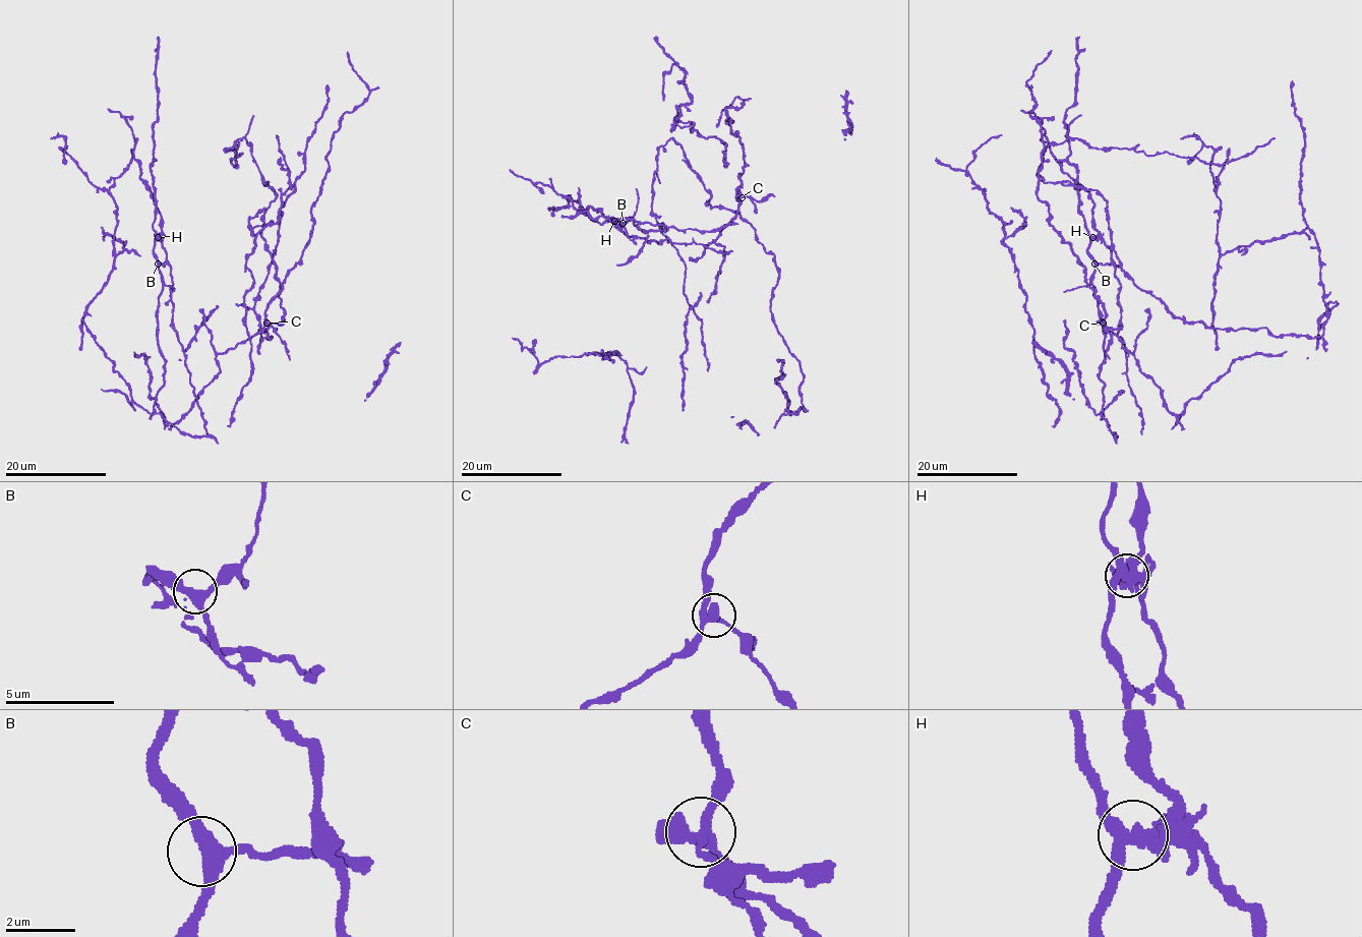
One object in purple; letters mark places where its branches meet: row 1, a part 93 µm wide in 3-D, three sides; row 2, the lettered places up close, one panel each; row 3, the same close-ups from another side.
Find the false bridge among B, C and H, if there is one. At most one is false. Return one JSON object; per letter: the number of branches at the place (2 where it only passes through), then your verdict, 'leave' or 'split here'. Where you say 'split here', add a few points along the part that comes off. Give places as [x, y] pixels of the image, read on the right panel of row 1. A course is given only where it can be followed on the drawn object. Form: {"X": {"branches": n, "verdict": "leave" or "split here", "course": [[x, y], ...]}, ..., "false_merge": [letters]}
{"B": {"branches": 3, "verdict": "leave"}, "C": {"branches": 4, "verdict": "leave"}, "H": {"branches": 5, "verdict": "split here", "course": [[1093, 237], [1110, 249], [1114, 277], [1120, 285], [1117, 336], [1124, 346], [1126, 372], [1140, 409], [1142, 434]]}, "false_merge": ["H"]}

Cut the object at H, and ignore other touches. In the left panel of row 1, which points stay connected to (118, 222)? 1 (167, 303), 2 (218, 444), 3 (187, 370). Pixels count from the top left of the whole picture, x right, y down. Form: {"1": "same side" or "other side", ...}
{"1": "other side", "2": "same side", "3": "other side"}

